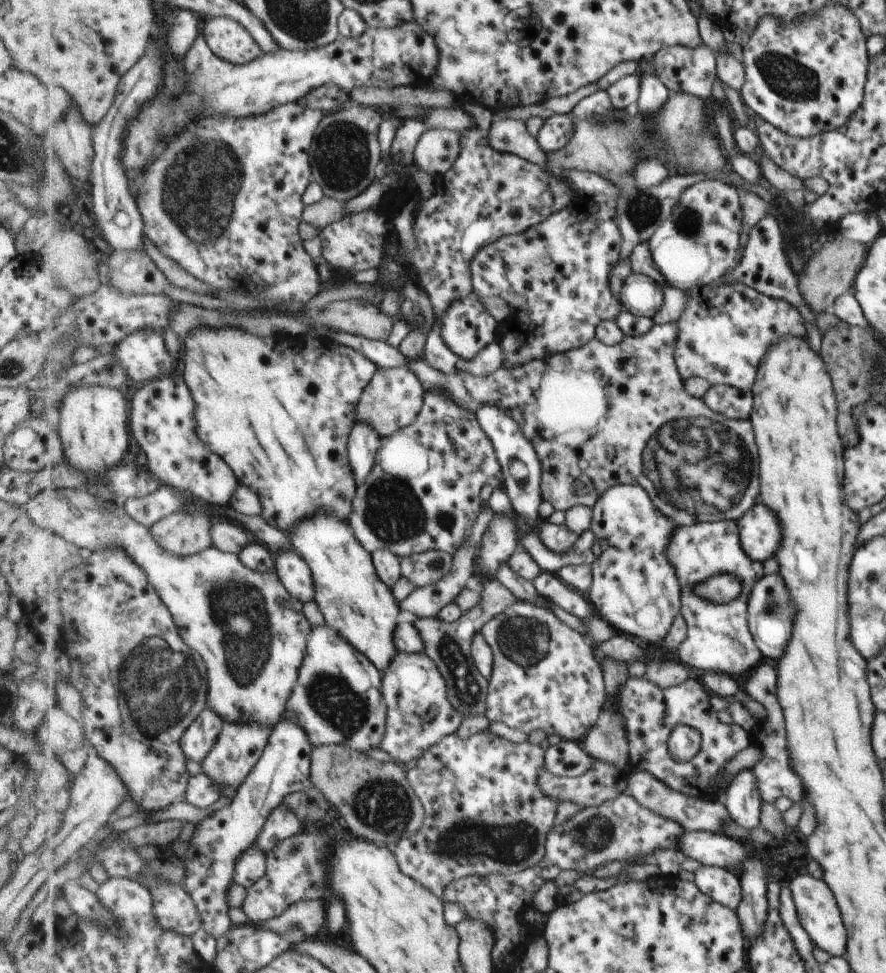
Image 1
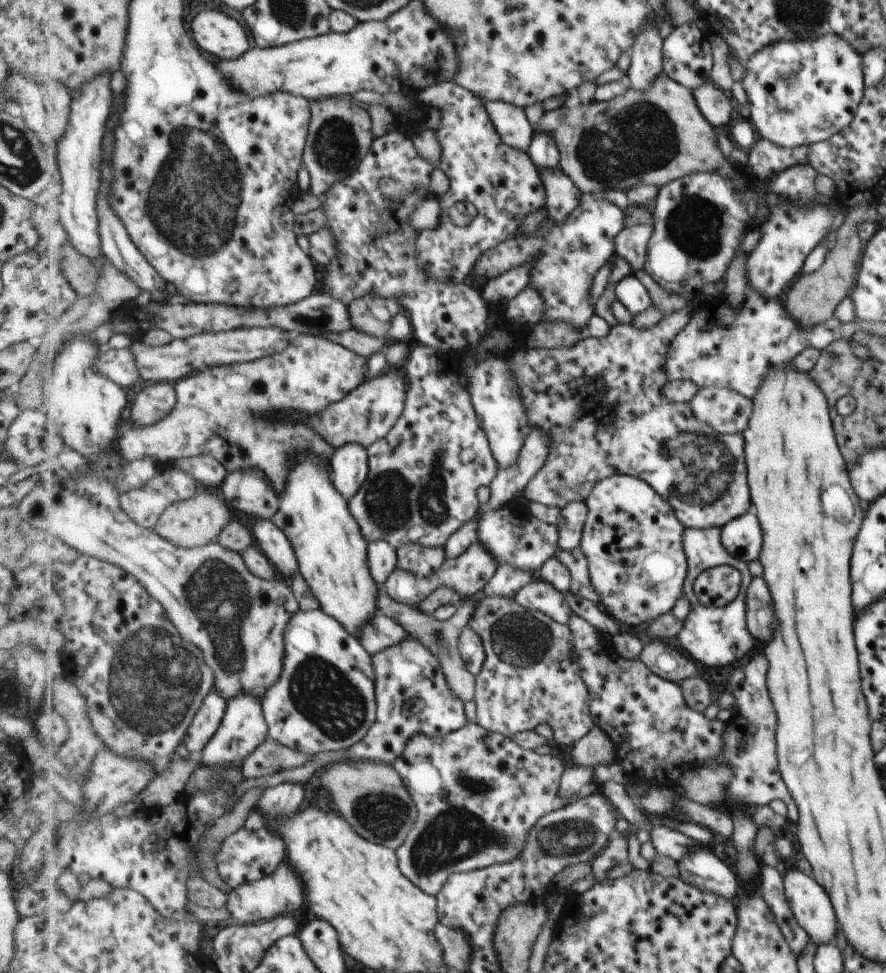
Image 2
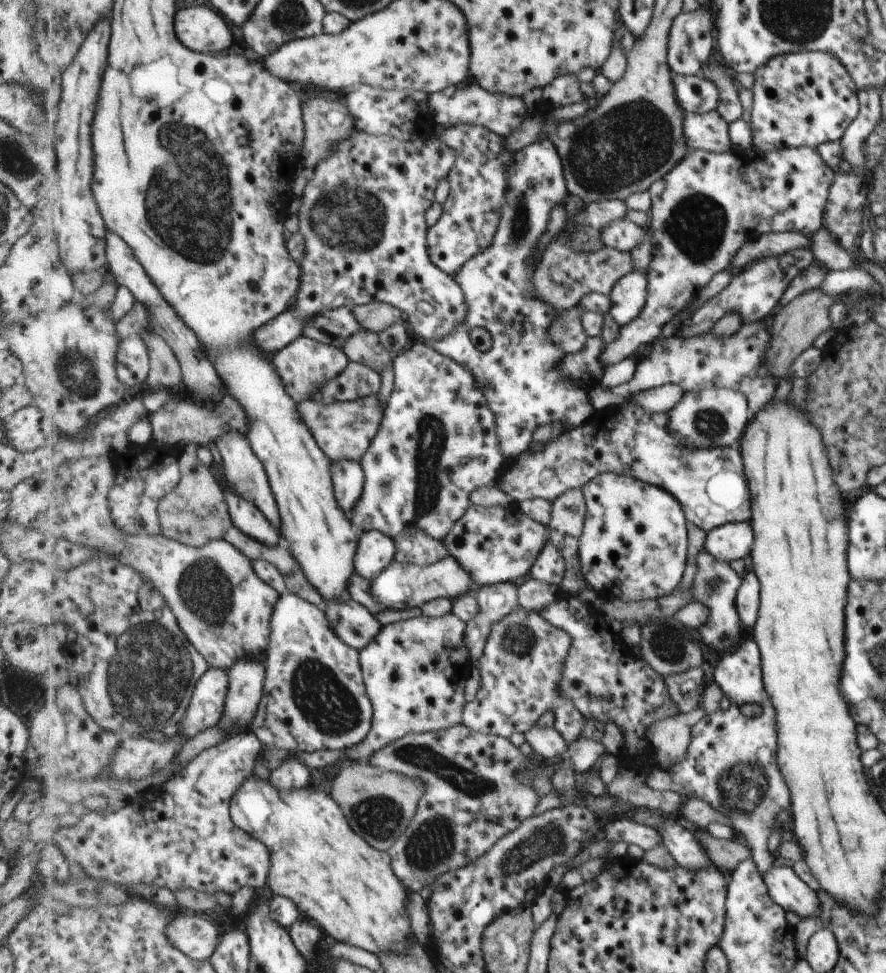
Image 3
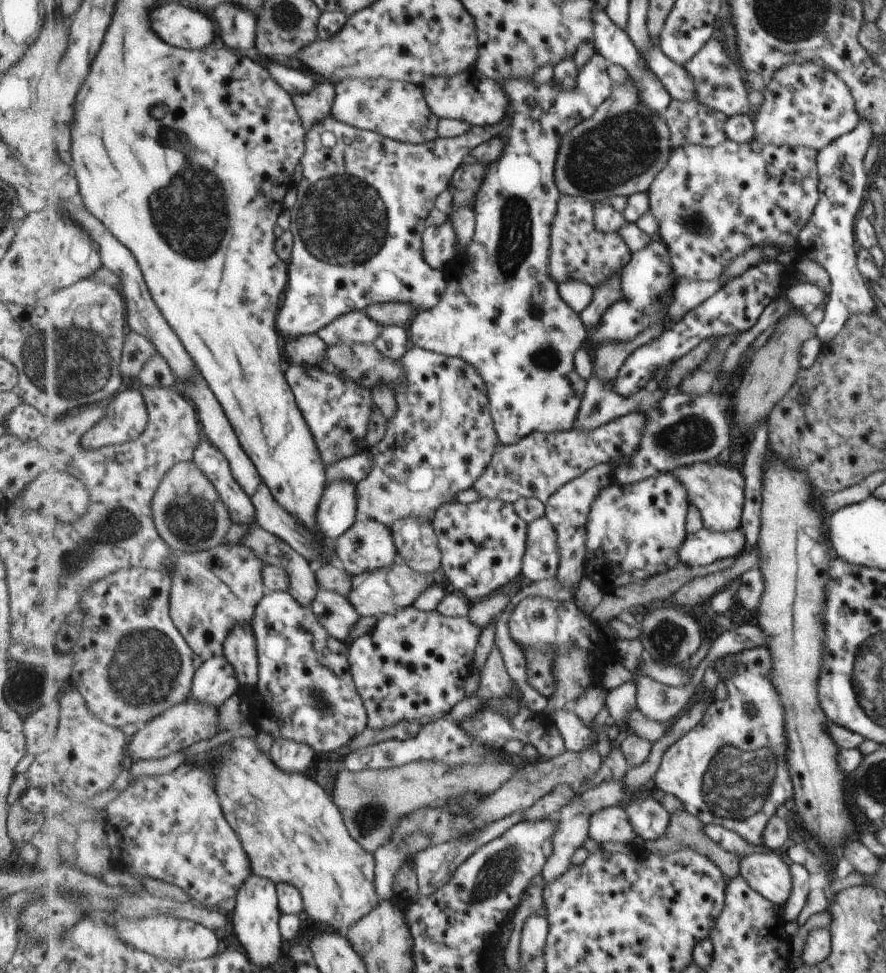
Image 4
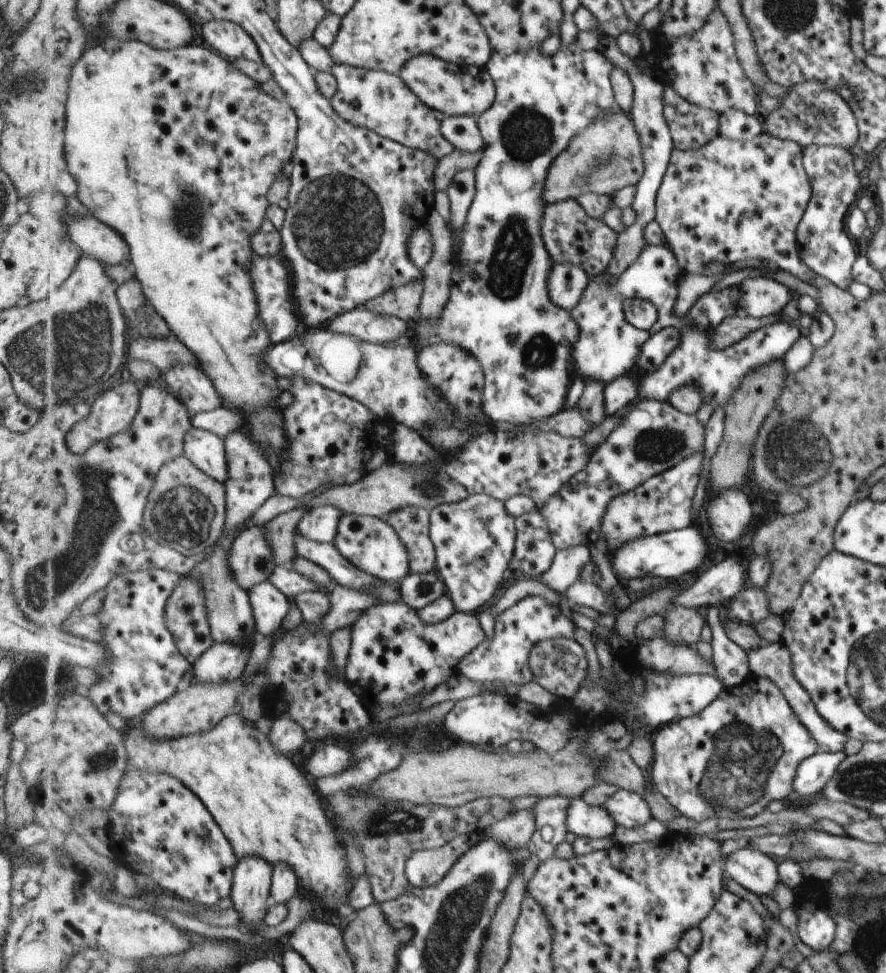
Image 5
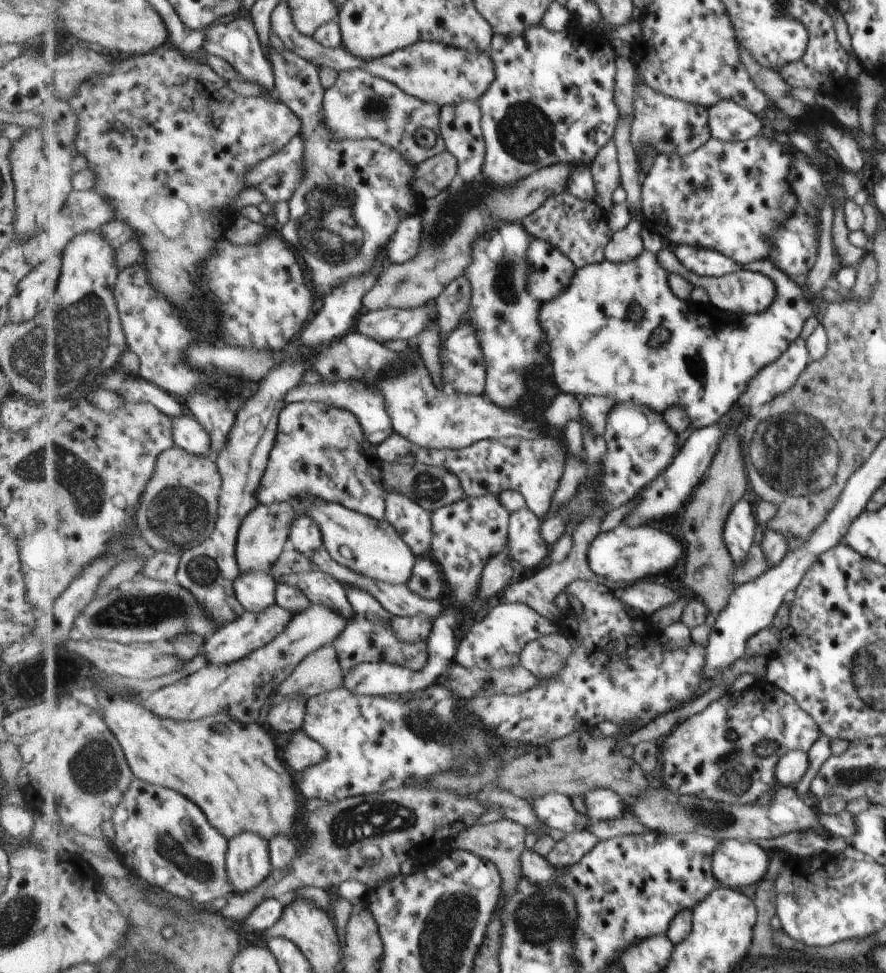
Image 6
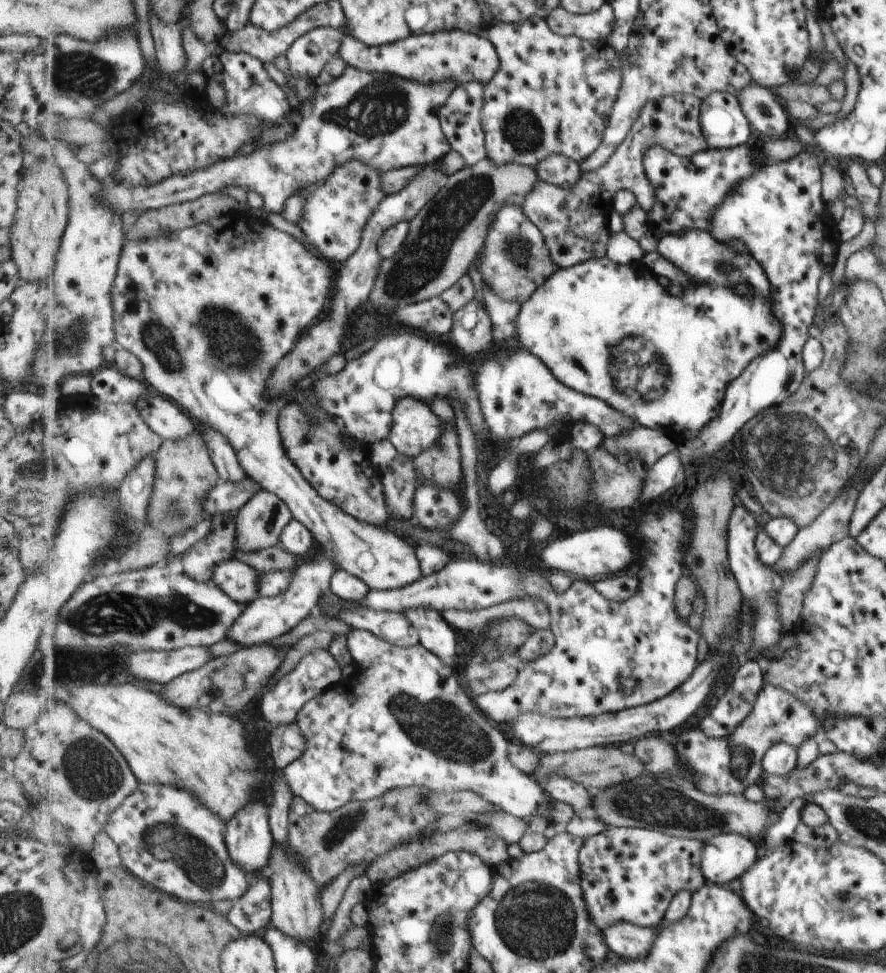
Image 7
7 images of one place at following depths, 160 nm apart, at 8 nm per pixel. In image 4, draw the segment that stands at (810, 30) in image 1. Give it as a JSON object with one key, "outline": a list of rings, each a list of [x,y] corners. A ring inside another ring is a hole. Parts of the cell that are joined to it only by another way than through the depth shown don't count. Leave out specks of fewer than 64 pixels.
{"outline":[[[809,61],[789,63],[765,81],[763,102],[755,107],[754,138],[762,145],[807,147],[819,152],[857,126],[857,106],[851,90],[833,71]]]}

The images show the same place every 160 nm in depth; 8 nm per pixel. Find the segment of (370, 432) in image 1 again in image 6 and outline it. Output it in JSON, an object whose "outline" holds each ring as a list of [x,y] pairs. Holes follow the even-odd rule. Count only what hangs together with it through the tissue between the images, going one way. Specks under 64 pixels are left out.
{"outline":[[[309,515],[297,517],[290,529],[289,546],[307,555],[325,546],[320,524]]]}

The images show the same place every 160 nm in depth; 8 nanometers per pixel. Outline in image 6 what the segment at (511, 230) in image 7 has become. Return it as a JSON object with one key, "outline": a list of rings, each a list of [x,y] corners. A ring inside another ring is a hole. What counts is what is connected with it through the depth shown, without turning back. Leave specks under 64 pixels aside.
{"outline":[[[535,236],[528,250],[530,278],[528,290],[543,303],[560,297],[576,276],[576,264],[559,249]]]}

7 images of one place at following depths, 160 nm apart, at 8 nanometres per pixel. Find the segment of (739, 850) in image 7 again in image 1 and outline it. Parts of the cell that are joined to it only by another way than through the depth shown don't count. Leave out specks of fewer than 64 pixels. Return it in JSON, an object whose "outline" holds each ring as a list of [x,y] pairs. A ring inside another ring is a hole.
{"outline":[[[799,874],[788,884],[796,913],[807,936],[812,940],[812,944],[817,945],[821,950],[825,950],[830,957],[845,957],[847,952],[847,940],[845,940],[845,928],[839,918],[839,910],[835,906],[831,890],[825,886],[823,880],[815,880],[809,874]]]}

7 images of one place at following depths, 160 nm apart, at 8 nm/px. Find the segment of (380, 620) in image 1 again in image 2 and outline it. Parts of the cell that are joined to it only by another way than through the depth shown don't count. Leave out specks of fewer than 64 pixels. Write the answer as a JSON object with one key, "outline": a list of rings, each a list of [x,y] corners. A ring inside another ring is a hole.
{"outline":[[[314,455],[305,458],[297,470],[293,470],[293,478],[289,478],[289,488],[280,496],[280,507],[271,519],[291,541],[296,552],[300,572],[309,583],[313,594],[321,603],[321,609],[329,616],[336,618],[353,636],[358,639],[366,625],[377,615],[380,588],[373,578],[369,566],[368,541],[361,532],[360,523],[349,512],[347,500],[339,494],[333,484],[331,468]]]}

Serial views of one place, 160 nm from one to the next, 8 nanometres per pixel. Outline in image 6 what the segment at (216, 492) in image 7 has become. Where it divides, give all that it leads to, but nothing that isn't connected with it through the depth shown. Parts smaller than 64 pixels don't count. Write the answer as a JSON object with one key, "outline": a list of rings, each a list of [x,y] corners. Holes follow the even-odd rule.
{"outline":[[[298,402],[291,403],[284,406],[281,411],[281,426],[278,428],[276,445],[273,447],[271,460],[268,462],[268,468],[264,474],[264,480],[261,483],[260,488],[257,490],[258,499],[260,504],[270,505],[273,503],[289,503],[293,502],[293,499],[309,495],[310,497],[316,497],[330,503],[341,503],[343,506],[350,509],[361,511],[363,514],[369,515],[371,518],[385,519],[386,518],[386,496],[388,495],[385,486],[382,483],[382,469],[381,461],[378,455],[369,455],[369,448],[371,448],[371,441],[365,436],[361,421],[357,415],[354,415],[350,410],[338,407],[336,404],[328,402]]]}

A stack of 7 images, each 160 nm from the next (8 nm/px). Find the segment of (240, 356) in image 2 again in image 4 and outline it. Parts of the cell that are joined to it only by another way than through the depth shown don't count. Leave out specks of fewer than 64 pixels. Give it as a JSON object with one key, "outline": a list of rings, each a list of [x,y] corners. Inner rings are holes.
{"outline":[[[327,117],[320,123],[317,123],[309,132],[306,142],[306,153],[301,159],[304,168],[304,176],[297,185],[298,199],[295,206],[291,208],[291,226],[290,231],[294,236],[294,247],[292,257],[288,262],[289,282],[287,290],[283,296],[283,303],[276,320],[276,329],[282,336],[283,340],[304,337],[313,333],[319,333],[325,326],[336,321],[337,318],[353,311],[365,311],[369,305],[379,303],[409,303],[414,306],[416,312],[428,311],[435,309],[442,301],[442,297],[448,290],[448,277],[445,272],[433,268],[424,257],[424,232],[429,227],[428,216],[435,209],[435,200],[444,190],[450,188],[450,182],[457,169],[463,164],[468,157],[481,144],[489,142],[493,137],[503,133],[510,126],[507,119],[501,123],[488,127],[473,127],[472,131],[453,138],[439,137],[431,142],[419,144],[401,142],[375,131],[366,131],[358,129],[350,124],[338,121],[335,117]]]}

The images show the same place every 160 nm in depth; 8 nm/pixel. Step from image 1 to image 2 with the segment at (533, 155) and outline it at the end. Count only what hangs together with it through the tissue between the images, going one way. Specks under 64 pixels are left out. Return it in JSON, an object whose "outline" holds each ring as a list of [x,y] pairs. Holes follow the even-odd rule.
{"outline":[[[503,101],[485,102],[502,141],[529,153],[535,130],[526,115],[526,110]],[[561,168],[543,169],[541,178],[548,192],[546,214],[549,214],[552,221],[563,225],[566,218],[581,204],[583,192]]]}

